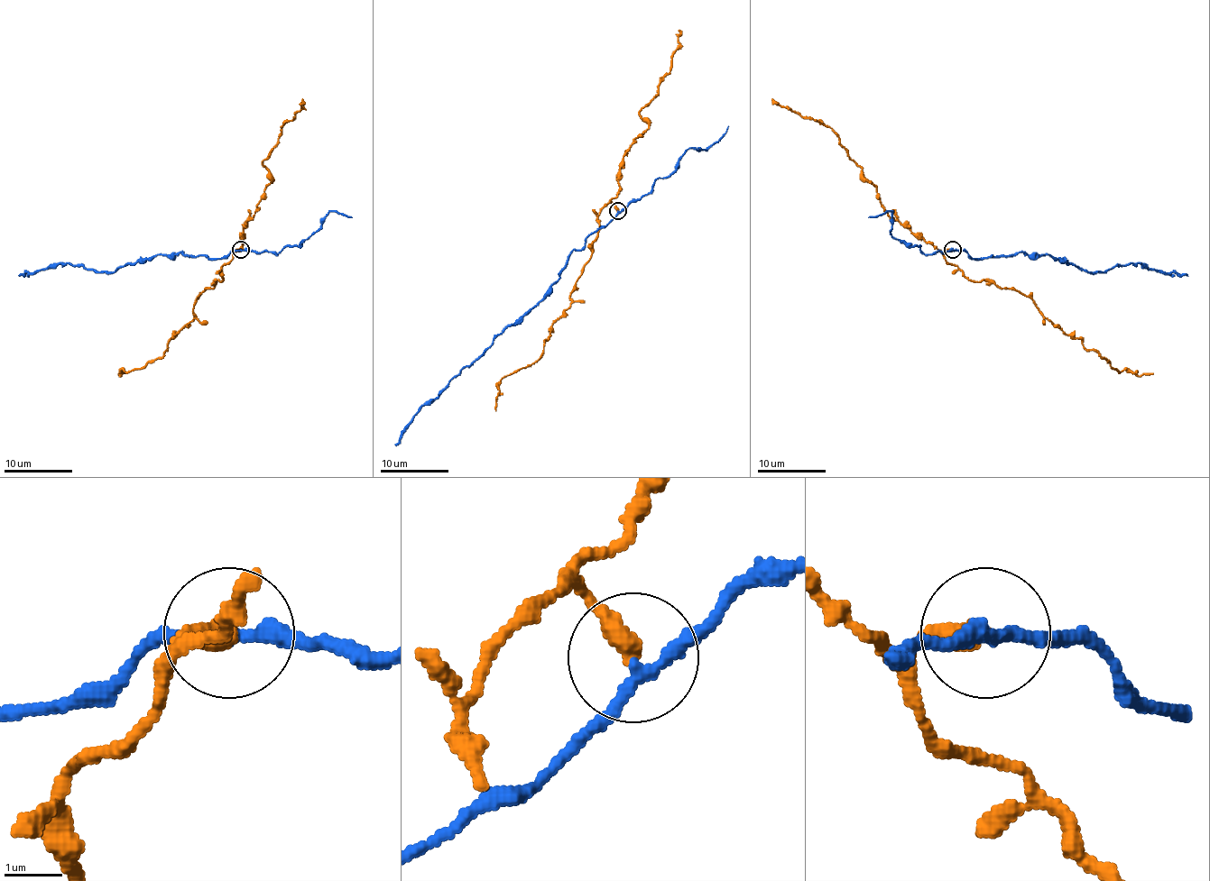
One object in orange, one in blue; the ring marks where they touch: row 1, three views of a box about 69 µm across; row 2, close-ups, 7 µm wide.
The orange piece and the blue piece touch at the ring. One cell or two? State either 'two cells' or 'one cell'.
two cells

